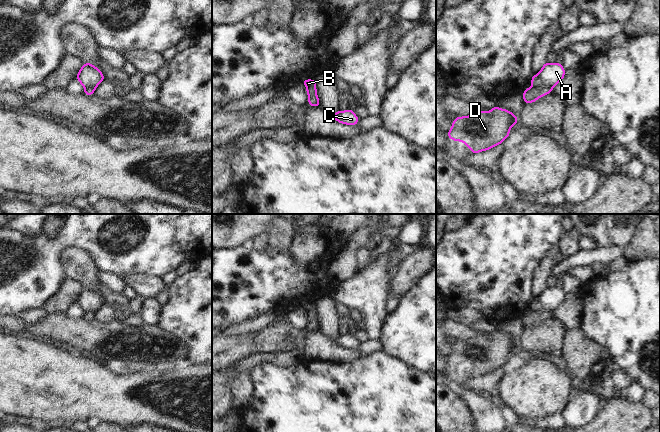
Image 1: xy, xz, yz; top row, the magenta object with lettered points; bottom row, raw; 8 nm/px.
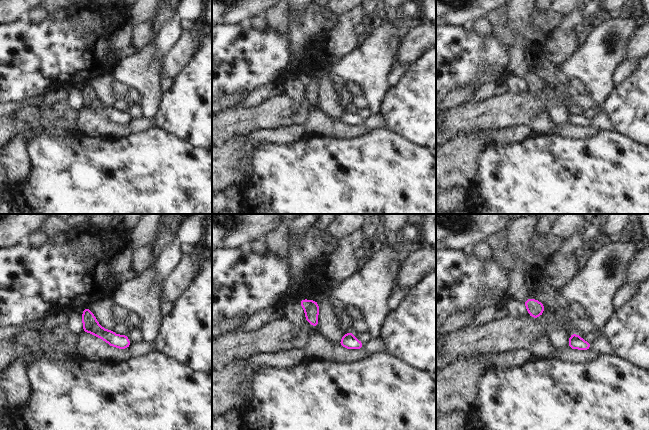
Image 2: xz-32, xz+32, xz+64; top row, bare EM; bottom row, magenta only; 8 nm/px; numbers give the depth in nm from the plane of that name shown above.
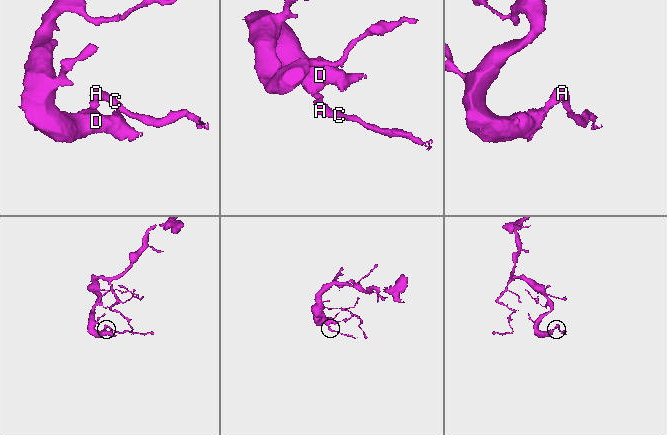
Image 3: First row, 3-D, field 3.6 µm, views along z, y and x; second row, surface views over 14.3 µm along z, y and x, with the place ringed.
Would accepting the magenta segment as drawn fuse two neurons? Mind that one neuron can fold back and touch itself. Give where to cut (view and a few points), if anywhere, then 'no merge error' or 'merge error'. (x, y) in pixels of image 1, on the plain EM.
yz (533, 311), (549, 312), (551, 314) | merge error

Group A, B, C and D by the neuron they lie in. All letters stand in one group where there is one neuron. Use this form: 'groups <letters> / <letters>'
groups A C / B D

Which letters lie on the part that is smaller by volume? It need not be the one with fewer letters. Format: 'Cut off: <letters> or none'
Cut off: A, C

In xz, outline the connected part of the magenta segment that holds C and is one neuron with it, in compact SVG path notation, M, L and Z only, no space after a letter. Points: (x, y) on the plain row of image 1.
M353 333L346 335L338 335L332 339L337 346L348 349L356 349L359 346L359 342L353 337Z

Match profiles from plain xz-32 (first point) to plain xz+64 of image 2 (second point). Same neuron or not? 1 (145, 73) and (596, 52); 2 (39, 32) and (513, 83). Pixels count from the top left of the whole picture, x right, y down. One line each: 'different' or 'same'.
1: same
2: different

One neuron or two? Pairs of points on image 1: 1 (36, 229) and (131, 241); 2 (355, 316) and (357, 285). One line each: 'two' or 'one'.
1: two
2: two

